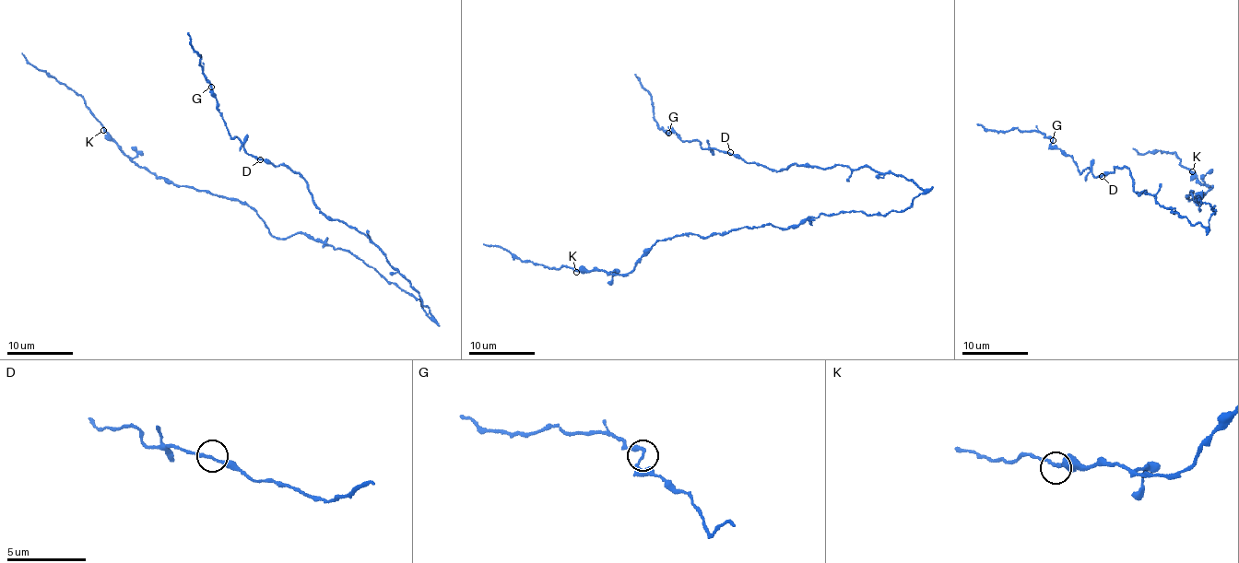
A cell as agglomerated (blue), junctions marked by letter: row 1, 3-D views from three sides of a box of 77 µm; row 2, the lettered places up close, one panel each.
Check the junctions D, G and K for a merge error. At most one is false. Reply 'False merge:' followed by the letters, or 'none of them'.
False merge: none of them

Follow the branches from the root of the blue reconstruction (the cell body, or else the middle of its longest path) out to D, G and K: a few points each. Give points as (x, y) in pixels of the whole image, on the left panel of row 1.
D: (402, 290), (421, 301), (431, 317), (414, 287), (363, 233), (325, 218), (298, 172), (260, 159)
G: (402, 290), (431, 317), (414, 287), (363, 233), (325, 218), (298, 172), (253, 158), (232, 138), (211, 86)
K: (402, 290), (348, 252), (302, 233), (275, 237), (241, 201), (178, 186), (139, 168), (103, 130)

